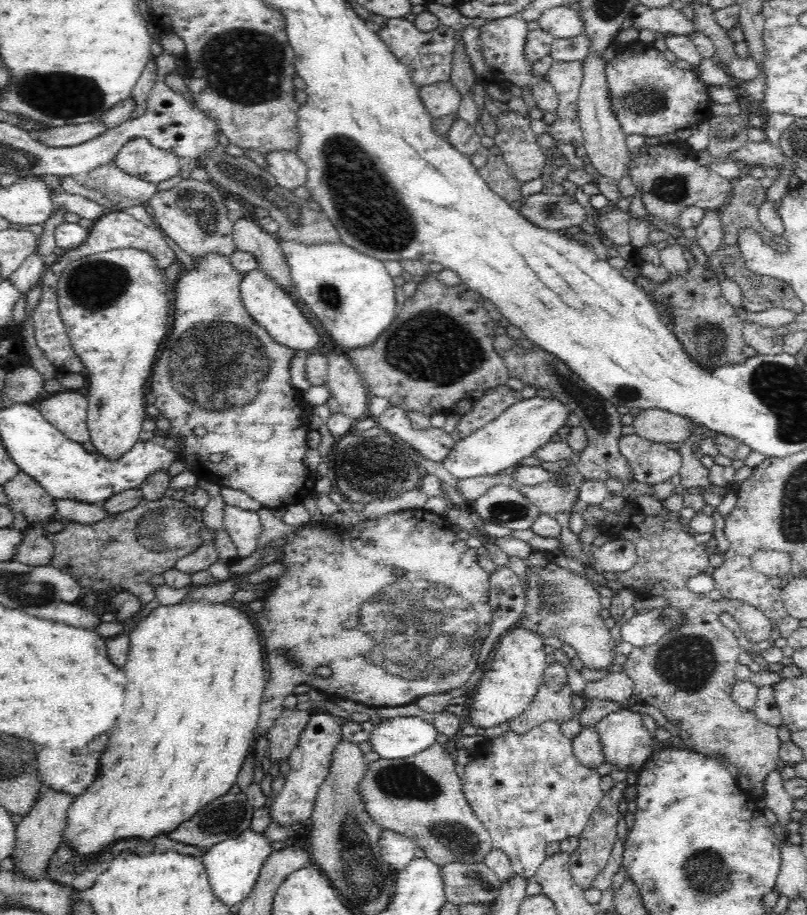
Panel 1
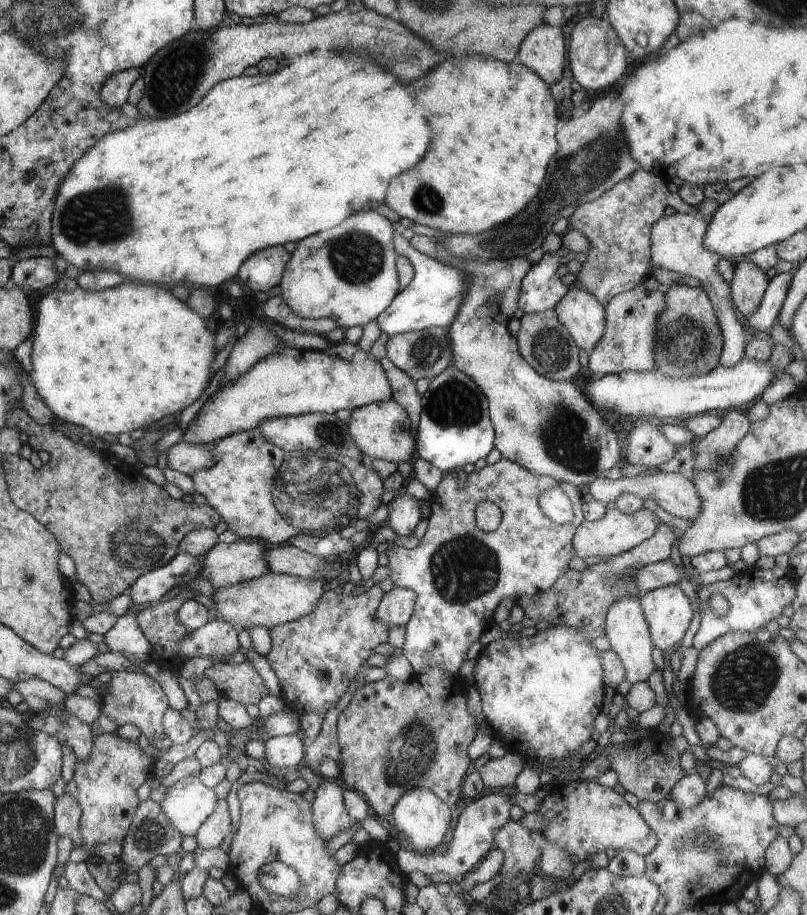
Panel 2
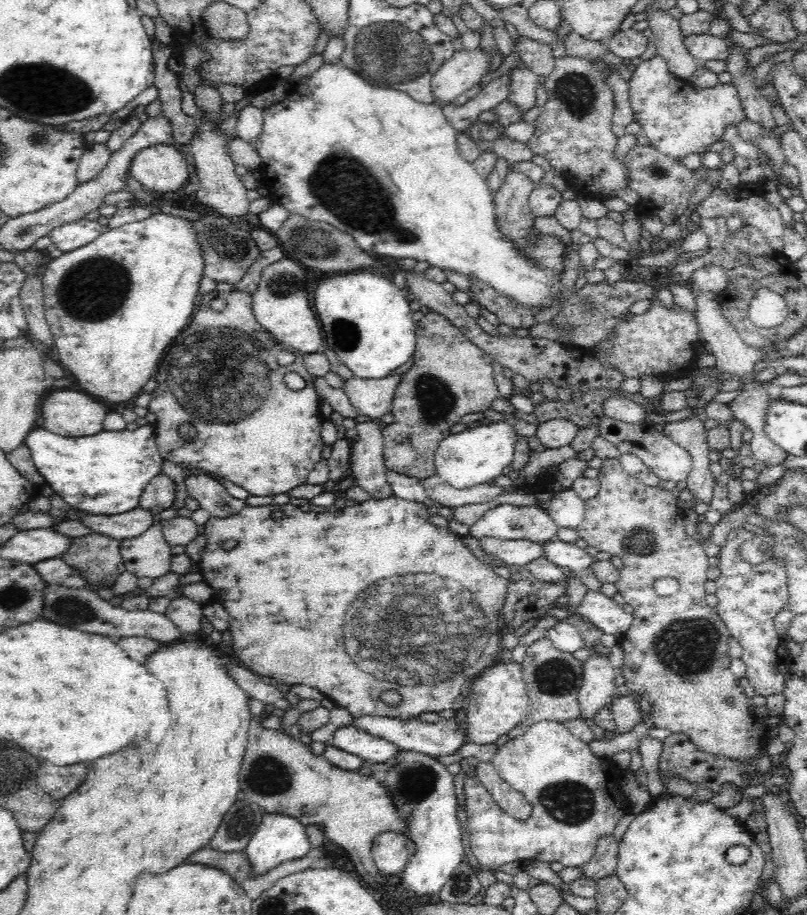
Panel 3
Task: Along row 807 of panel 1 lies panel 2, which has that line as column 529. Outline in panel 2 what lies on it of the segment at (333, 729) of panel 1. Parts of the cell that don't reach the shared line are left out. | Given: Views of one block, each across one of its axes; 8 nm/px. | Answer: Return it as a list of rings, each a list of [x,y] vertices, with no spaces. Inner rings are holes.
[[[545,254],[523,276],[521,292],[517,300],[523,314],[539,314],[545,310],[553,310],[557,302],[563,296],[567,296],[569,286],[565,286],[555,274],[557,266],[559,266],[559,256]]]

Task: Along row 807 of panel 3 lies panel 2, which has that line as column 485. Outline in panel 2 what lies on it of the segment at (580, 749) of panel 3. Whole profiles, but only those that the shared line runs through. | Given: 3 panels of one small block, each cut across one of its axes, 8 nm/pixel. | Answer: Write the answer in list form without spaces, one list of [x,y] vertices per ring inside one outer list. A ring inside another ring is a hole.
[[[497,460],[491,466],[485,466],[481,470],[475,470],[467,474],[465,486],[457,488],[457,476],[447,474],[443,476],[441,484],[431,490],[429,498],[429,516],[427,516],[427,532],[423,534],[421,542],[411,548],[399,548],[395,544],[387,546],[387,580],[395,584],[395,588],[405,588],[415,592],[415,610],[405,624],[405,642],[399,648],[399,654],[403,654],[415,676],[421,676],[427,668],[437,666],[447,674],[457,674],[465,652],[473,642],[479,640],[481,632],[487,628],[487,622],[491,622],[493,610],[499,606],[501,600],[521,600],[523,596],[537,596],[545,590],[549,590],[559,576],[569,572],[569,560],[577,556],[577,550],[573,548],[573,536],[577,528],[585,522],[583,516],[583,504],[581,504],[581,492],[577,486],[567,482],[557,482],[549,476],[539,476],[529,472],[523,466],[517,466],[511,460]],[[561,488],[573,502],[575,516],[569,524],[555,524],[551,522],[539,508],[537,496],[545,490]],[[479,500],[495,502],[501,508],[501,524],[493,532],[483,532],[477,526],[475,520],[475,506]]]

